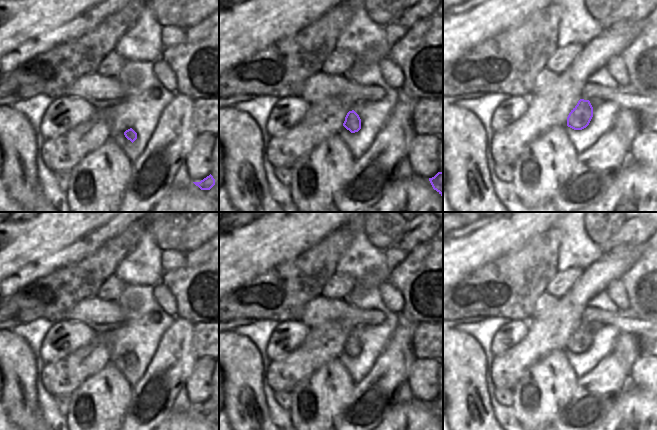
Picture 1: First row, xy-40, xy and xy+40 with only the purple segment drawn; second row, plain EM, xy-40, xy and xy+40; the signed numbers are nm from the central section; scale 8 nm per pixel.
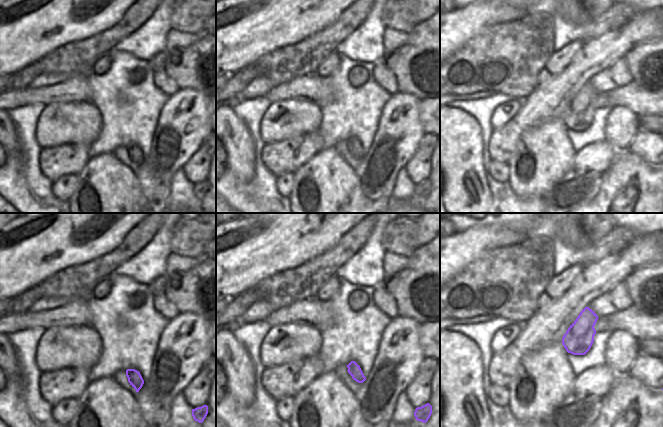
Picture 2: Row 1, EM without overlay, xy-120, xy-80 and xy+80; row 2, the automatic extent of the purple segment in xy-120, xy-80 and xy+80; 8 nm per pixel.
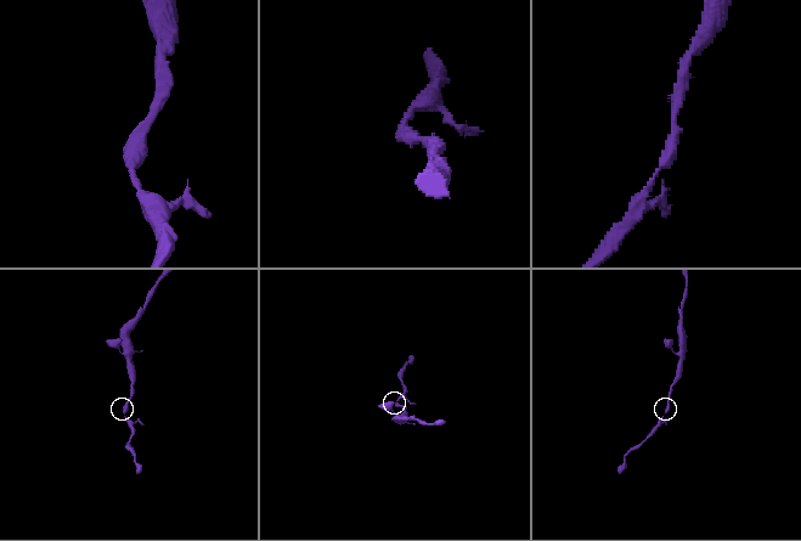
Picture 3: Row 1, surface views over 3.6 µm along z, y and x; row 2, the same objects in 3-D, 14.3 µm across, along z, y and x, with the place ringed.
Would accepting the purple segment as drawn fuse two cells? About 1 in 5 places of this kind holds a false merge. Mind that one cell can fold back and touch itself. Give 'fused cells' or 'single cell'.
single cell

